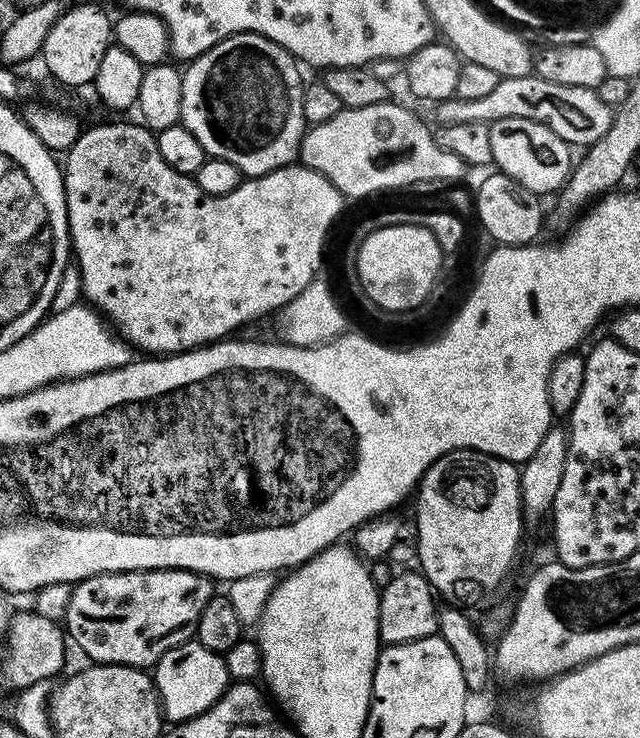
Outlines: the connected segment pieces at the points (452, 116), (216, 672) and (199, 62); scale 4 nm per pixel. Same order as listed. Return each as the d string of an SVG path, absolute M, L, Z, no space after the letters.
M535 74L526 77L504 78L498 82L498 87L486 97L478 98L477 101L466 102L465 100L442 100L435 105L437 121L440 124L465 124L466 122L478 122L479 120L491 122L502 118L530 118L539 124L545 124L558 138L565 140L569 146L587 146L598 142L610 130L610 122L614 108L602 102L597 89L586 86L558 86L558 82L546 82L542 77Z
M195 638L187 644L179 644L166 654L154 666L154 679L156 693L160 695L160 710L168 722L189 720L198 714L202 714L222 698L224 691L228 689L230 677L224 657L219 652L206 650Z
M239 32L218 42L183 69L182 114L186 130L202 142L209 157L217 156L234 162L245 177L264 176L279 168L297 163L300 143L306 131L303 114L305 81L300 81L301 69L294 57L282 46L253 32Z

